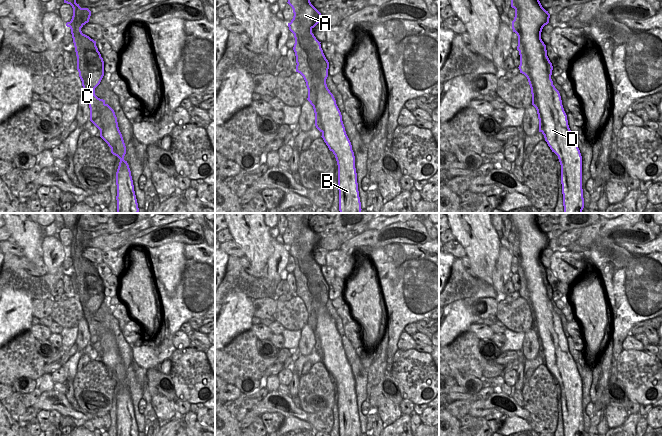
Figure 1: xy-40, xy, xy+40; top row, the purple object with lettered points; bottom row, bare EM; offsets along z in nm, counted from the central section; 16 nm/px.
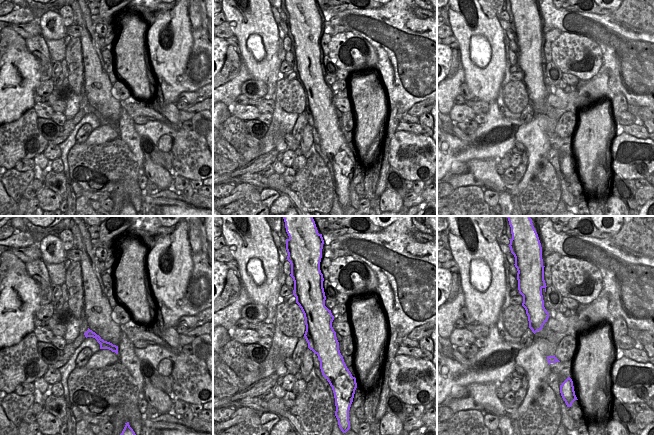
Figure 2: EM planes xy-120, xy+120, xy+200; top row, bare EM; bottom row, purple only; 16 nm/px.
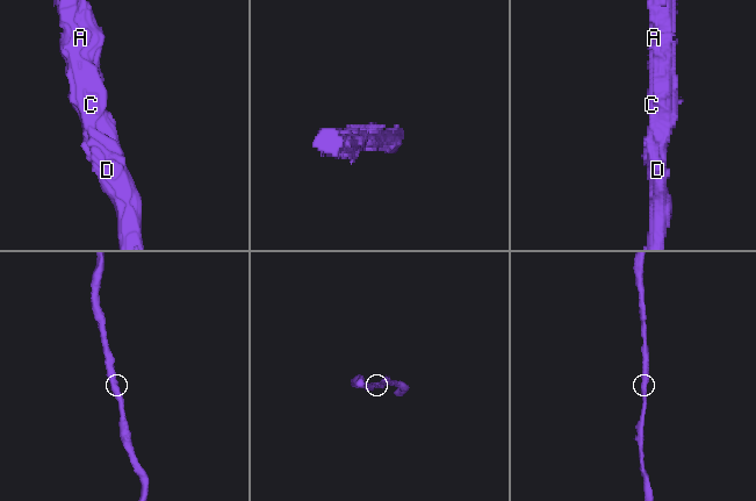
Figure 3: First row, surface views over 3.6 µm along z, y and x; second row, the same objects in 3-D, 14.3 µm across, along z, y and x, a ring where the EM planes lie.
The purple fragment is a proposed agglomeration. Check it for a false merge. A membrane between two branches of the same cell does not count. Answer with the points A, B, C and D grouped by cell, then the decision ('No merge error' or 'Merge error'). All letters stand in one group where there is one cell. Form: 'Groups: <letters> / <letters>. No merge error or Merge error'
Groups: A B C D. No merge error.

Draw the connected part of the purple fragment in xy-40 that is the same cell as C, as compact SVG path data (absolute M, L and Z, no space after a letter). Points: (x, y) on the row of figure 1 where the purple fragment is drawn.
M64 0L64 3L70 4L73 8L72 19L66 26L71 29L77 56L77 70L90 108L90 121L100 130L100 137L111 148L111 153L120 159L116 172L117 213L138 213L131 171L124 160L126 146L118 127L117 117L105 100L95 95L95 88L104 76L104 61L96 41L81 31L89 22L91 11L88 8L81 8L76 0Z

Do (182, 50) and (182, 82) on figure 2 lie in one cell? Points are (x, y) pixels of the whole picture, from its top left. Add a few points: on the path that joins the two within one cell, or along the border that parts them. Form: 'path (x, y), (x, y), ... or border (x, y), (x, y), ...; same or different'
border (191, 52), (177, 79), (160, 83); different

